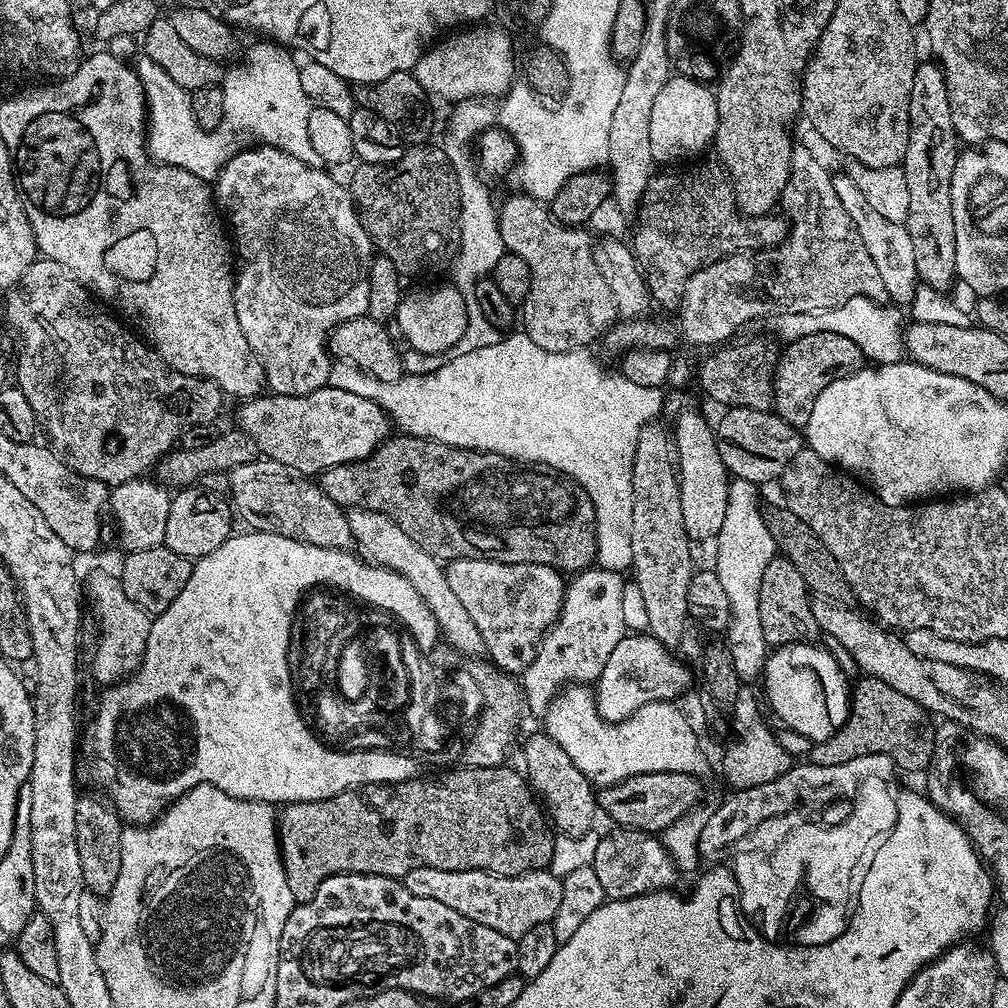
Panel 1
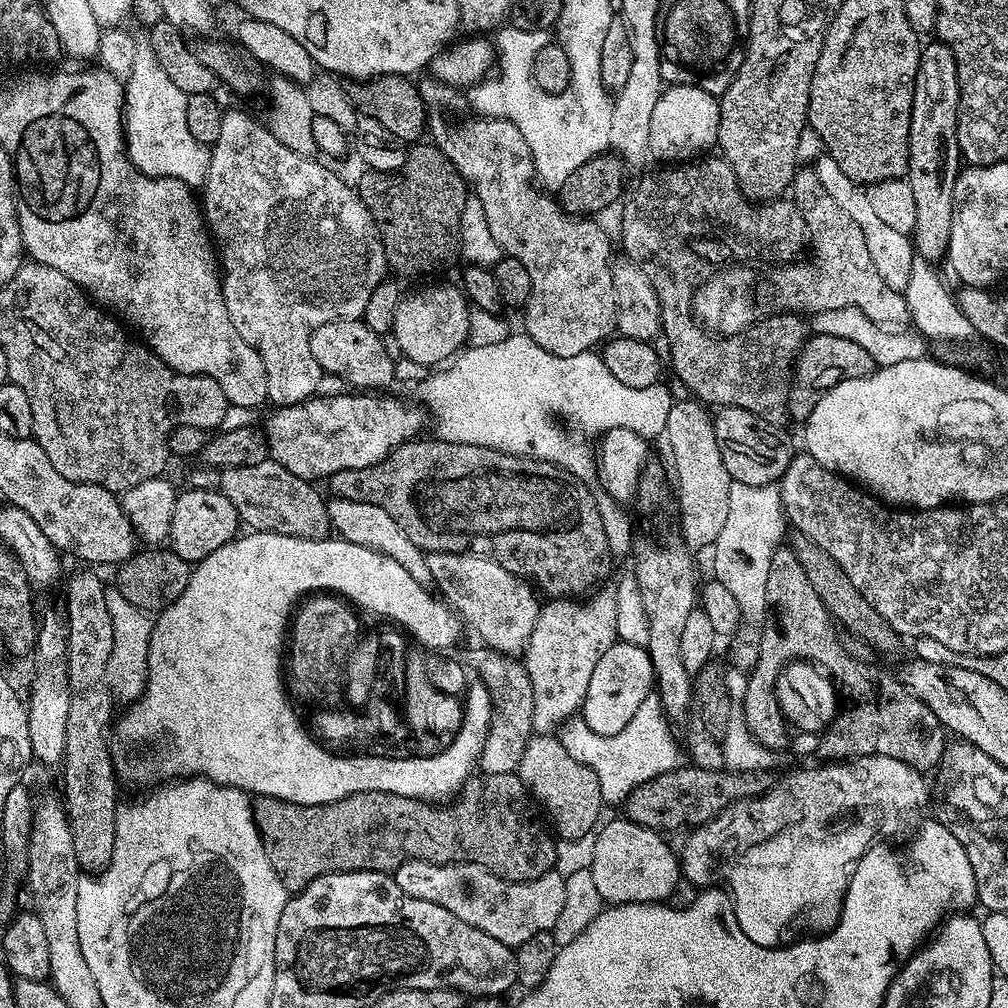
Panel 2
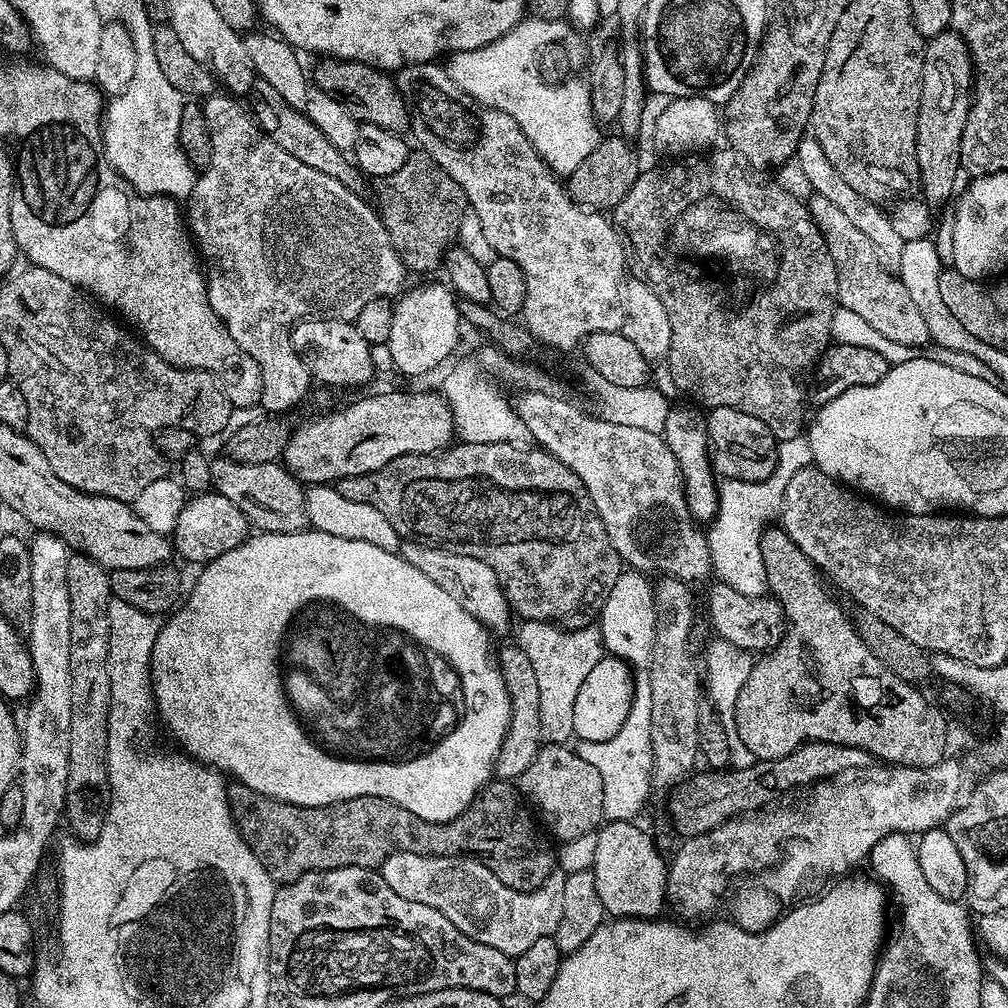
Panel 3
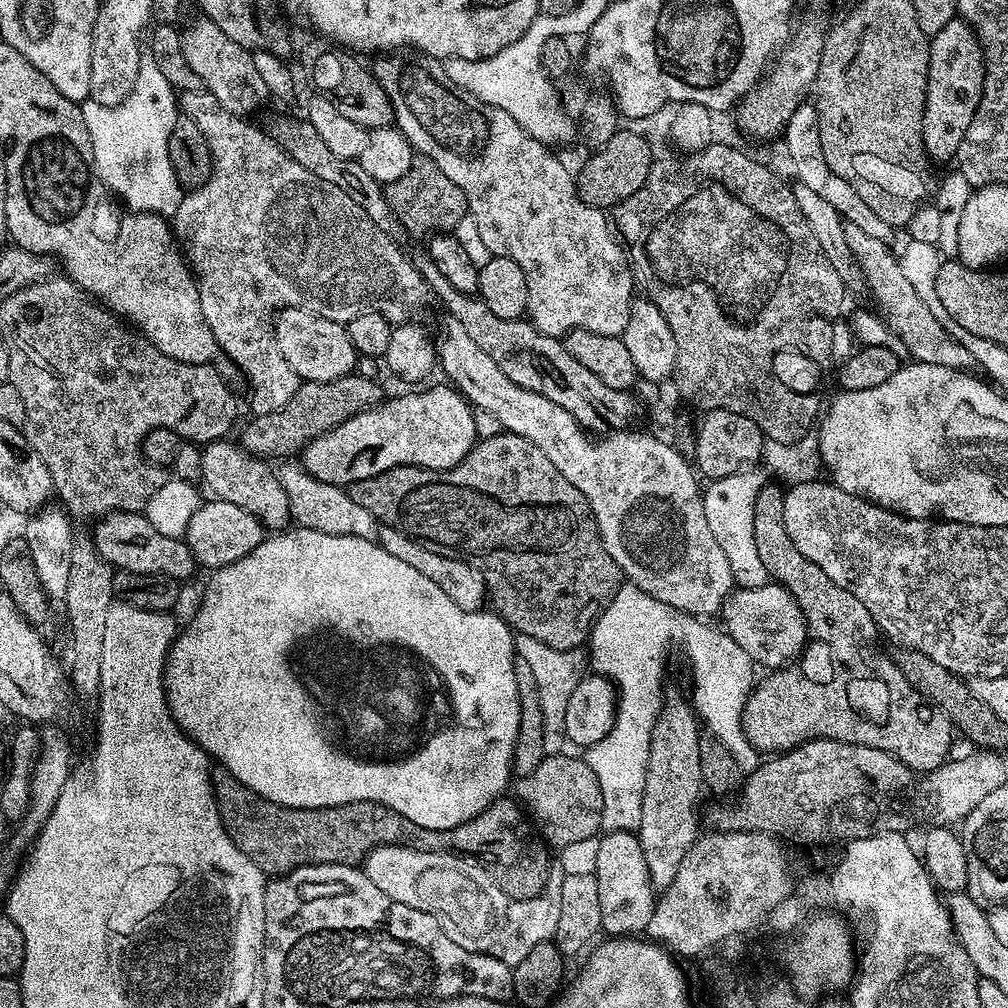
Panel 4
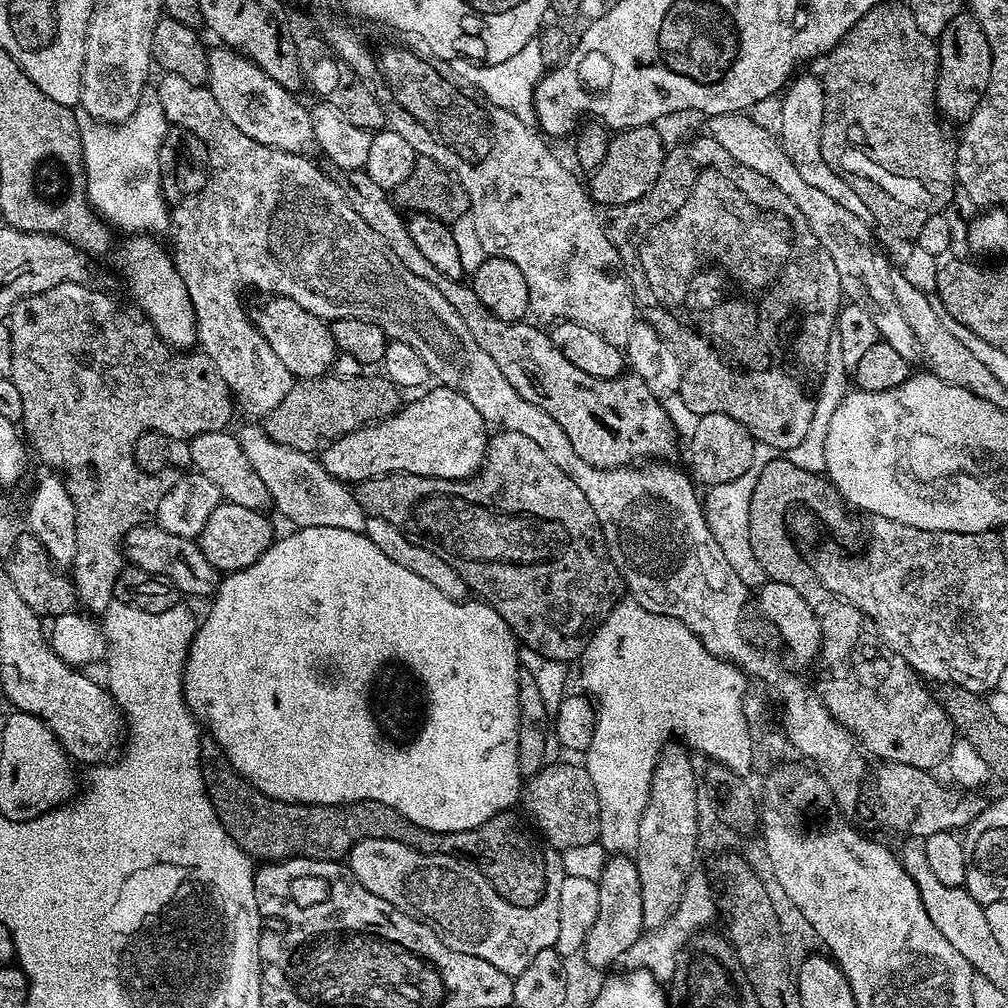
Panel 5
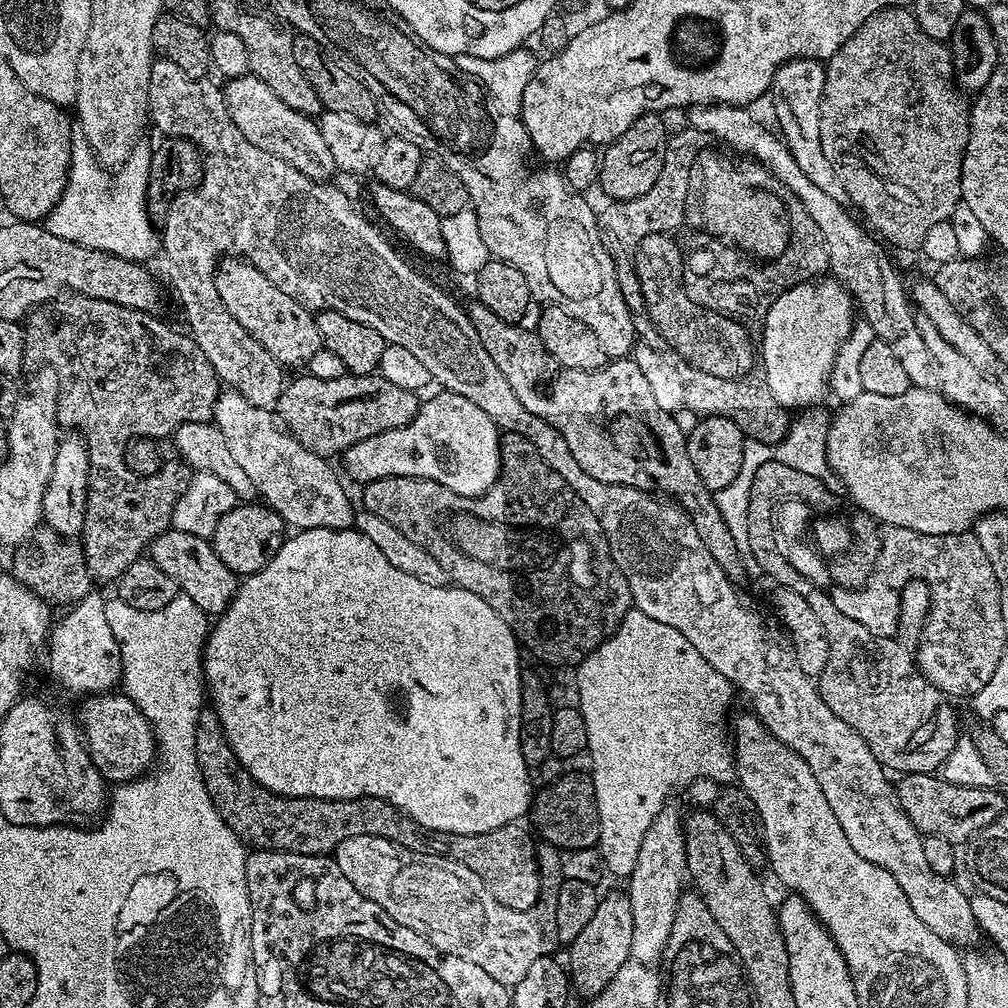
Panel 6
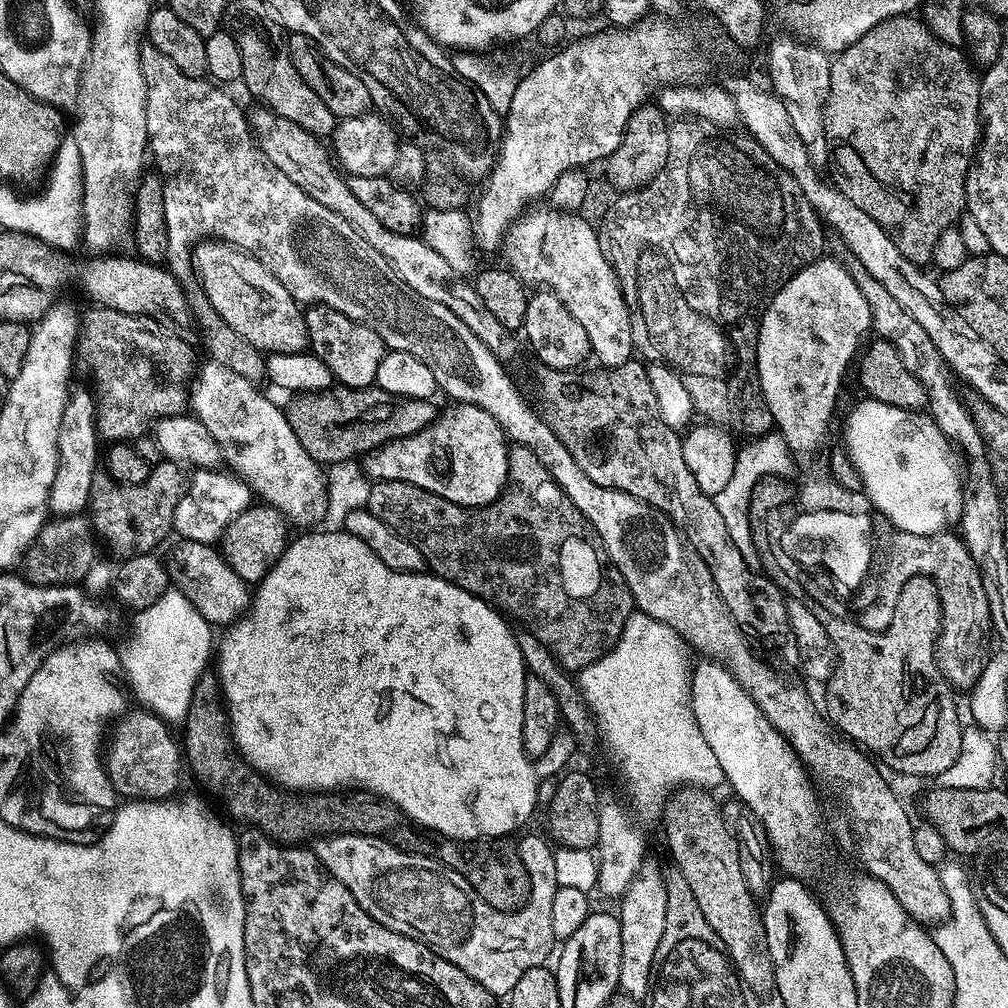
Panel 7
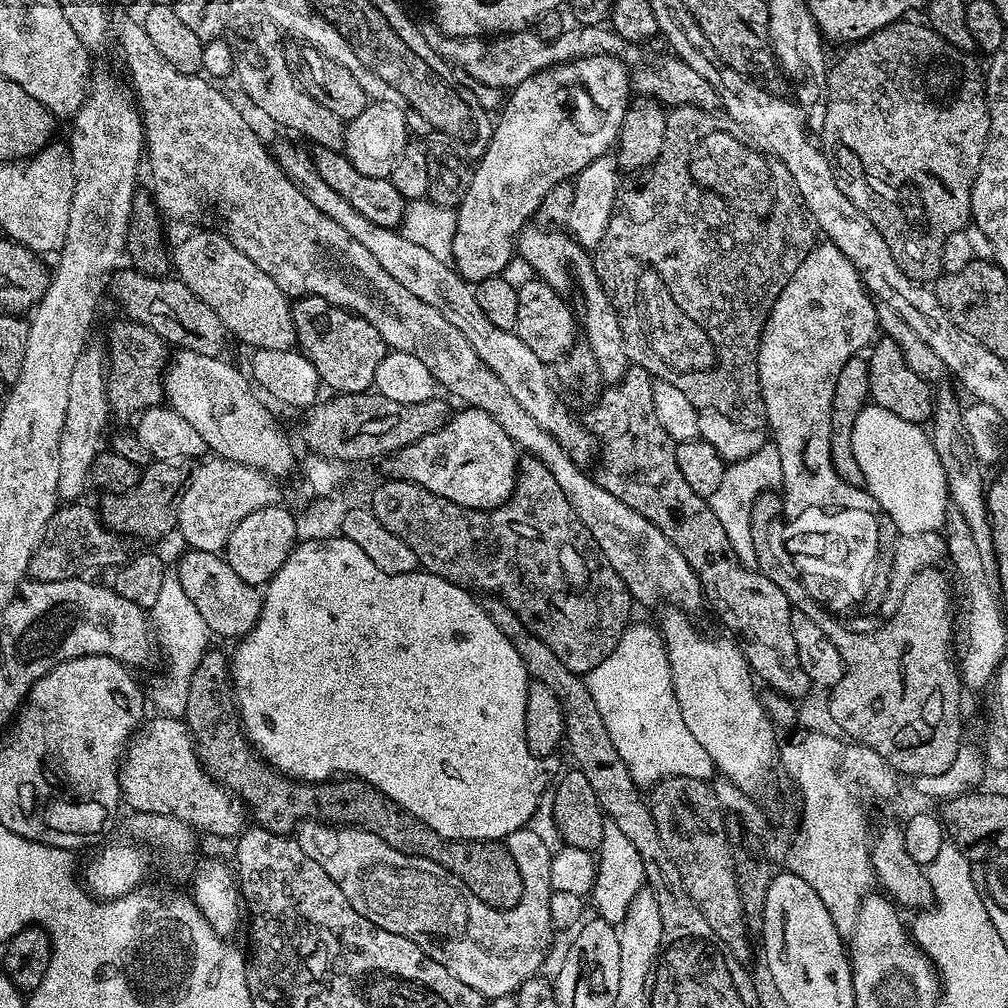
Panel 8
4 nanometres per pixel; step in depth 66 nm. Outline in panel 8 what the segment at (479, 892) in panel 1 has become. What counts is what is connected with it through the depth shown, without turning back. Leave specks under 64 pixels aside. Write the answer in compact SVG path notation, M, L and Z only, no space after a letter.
M306 820L295 829L294 839L307 856L314 858L314 862L318 862L318 866L330 874L354 910L374 922L374 926L390 930L390 934L410 938L410 942L417 944L431 960L446 966L446 970L450 970L460 982L466 982L466 986L478 990L484 997L511 996L522 986L522 982L543 969L540 967L548 956L548 947L554 935L550 918L550 898L553 894L551 860L554 852L542 842L542 838L538 838L538 834L534 834L531 826L520 828L510 837L510 851L524 879L524 893L512 908L502 909L486 906L486 902L477 898L453 869L444 868L426 858L407 856L405 852L394 850L394 846L382 842L382 838L363 832L361 828L335 828L327 822Z

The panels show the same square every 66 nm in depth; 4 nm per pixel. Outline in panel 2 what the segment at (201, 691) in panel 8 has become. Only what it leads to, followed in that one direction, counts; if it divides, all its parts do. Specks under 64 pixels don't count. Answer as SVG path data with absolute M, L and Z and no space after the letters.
M480 772L469 776L464 787L460 789L458 798L445 803L443 806L429 806L422 800L406 798L402 794L386 794L385 792L359 792L329 804L295 804L294 802L279 800L273 796L258 796L255 797L252 806L252 817L256 819L256 827L260 829L264 849L278 874L278 878L288 887L289 893L295 894L302 891L310 881L319 876L334 874L335 872L386 872L392 874L395 873L398 866L402 866L407 860L425 860L435 864L481 864L484 868L490 869L495 876L500 876L504 880L536 880L542 874L555 869L557 841L551 831L548 833L536 821L536 816L532 813L532 806L534 807L534 800L516 772L507 772L506 774Z

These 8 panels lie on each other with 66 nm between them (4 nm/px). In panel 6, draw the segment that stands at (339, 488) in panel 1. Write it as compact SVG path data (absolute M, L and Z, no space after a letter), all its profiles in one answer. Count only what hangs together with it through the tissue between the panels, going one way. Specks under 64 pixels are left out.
M517 432L503 433L500 442L500 476L490 486L490 490L486 490L481 496L454 494L454 490L446 490L446 486L442 486L438 482L418 478L417 476L378 478L377 480L367 481L363 488L363 511L378 514L378 518L382 518L386 522L390 522L390 526L402 530L402 534L406 534L406 538L410 538L410 542L422 546L422 550L426 550L426 554L432 555L438 562L438 566L442 566L445 577L455 587L470 590L470 594L478 594L478 598L482 598L482 602L486 602L490 606L490 610L494 610L498 614L498 618L502 618L502 622L506 622L506 626L510 626L510 630L516 636L517 641L527 651L529 648L544 664L577 666L582 663L598 645L603 643L605 637L612 635L622 622L625 614L633 607L630 586L626 582L622 570L618 570L618 566L610 554L610 546L606 542L598 518L594 518L590 506L586 506L586 502L582 502L580 495L557 472L552 471L552 468L542 458L542 454L538 454L538 450L534 450L534 442L522 438L522 434Z

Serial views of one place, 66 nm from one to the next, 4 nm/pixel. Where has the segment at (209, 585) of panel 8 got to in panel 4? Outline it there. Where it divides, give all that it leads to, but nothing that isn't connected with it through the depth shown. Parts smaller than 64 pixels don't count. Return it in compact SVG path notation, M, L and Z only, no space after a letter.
M110 512L95 525L94 543L99 554L113 569L122 572L133 572L134 574L154 574L155 576L166 576L170 580L183 582L198 572L198 565L190 554L187 544L181 538L170 538L154 526L139 512Z

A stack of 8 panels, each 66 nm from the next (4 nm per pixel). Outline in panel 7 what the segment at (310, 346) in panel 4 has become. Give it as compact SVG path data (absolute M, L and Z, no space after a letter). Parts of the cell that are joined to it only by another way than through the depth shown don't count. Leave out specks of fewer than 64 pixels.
M214 239L197 243L194 249L194 272L198 277L198 284L200 280L204 287L201 288L203 296L210 302L221 322L230 326L251 348L256 348L262 354L294 355L303 353L309 347L301 305L290 294L290 290L286 290L286 286L282 286L282 282L278 282L278 278L274 278L274 274L270 274L266 266L262 266L262 262L258 262L241 248Z

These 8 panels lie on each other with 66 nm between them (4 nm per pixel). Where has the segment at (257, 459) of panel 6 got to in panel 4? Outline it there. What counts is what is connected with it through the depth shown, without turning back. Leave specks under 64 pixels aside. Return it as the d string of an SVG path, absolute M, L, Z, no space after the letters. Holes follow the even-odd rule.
M284 462L278 468L282 482L282 490L286 490L286 498L290 498L292 520L301 528L313 528L322 534L338 534L339 536L357 536L367 540L376 540L378 536L378 521L357 506L354 498L339 484L318 482L304 469L303 463ZM296 463L296 464L292 464Z

